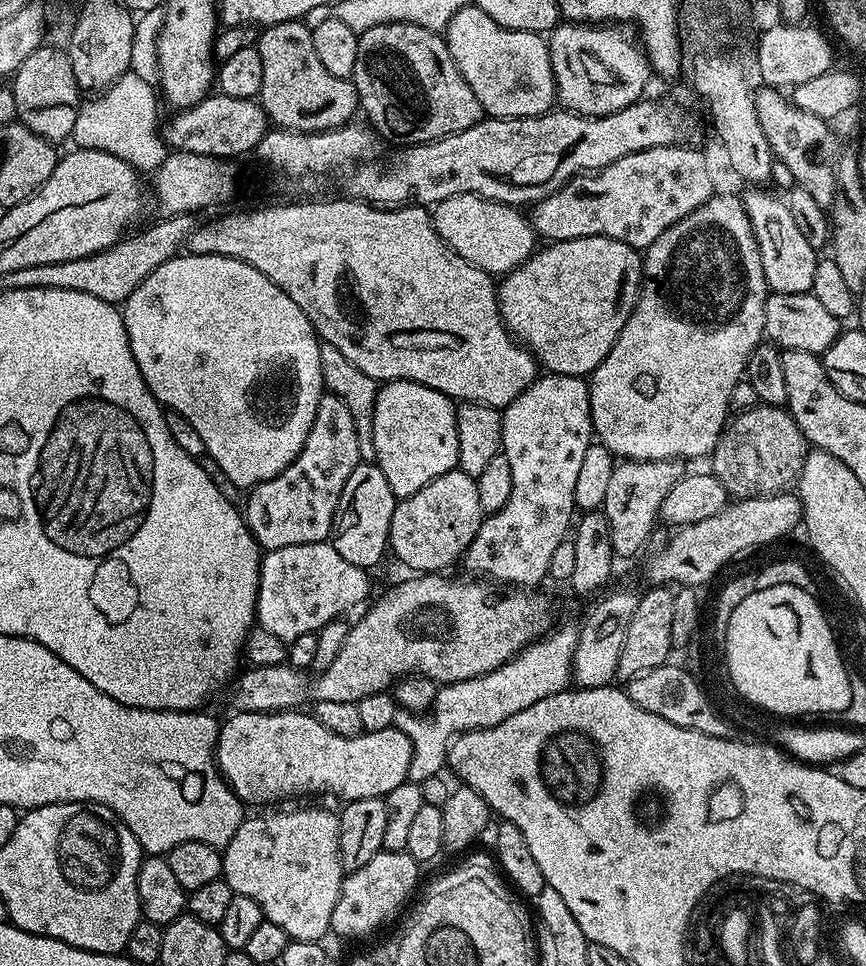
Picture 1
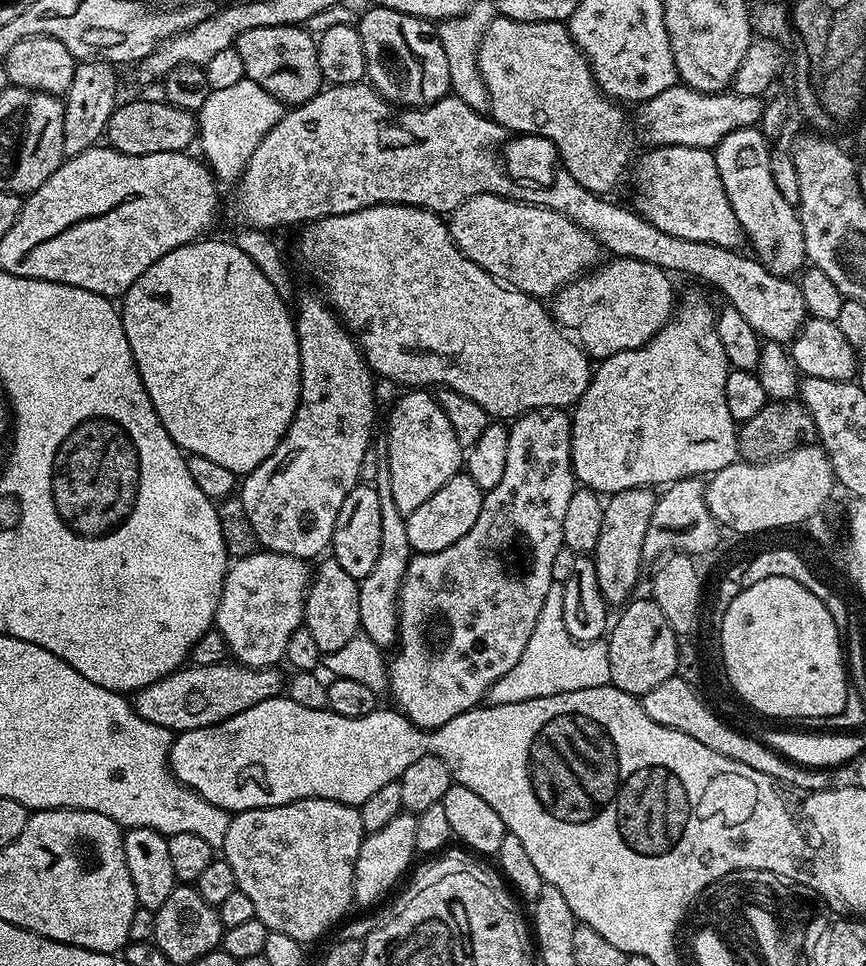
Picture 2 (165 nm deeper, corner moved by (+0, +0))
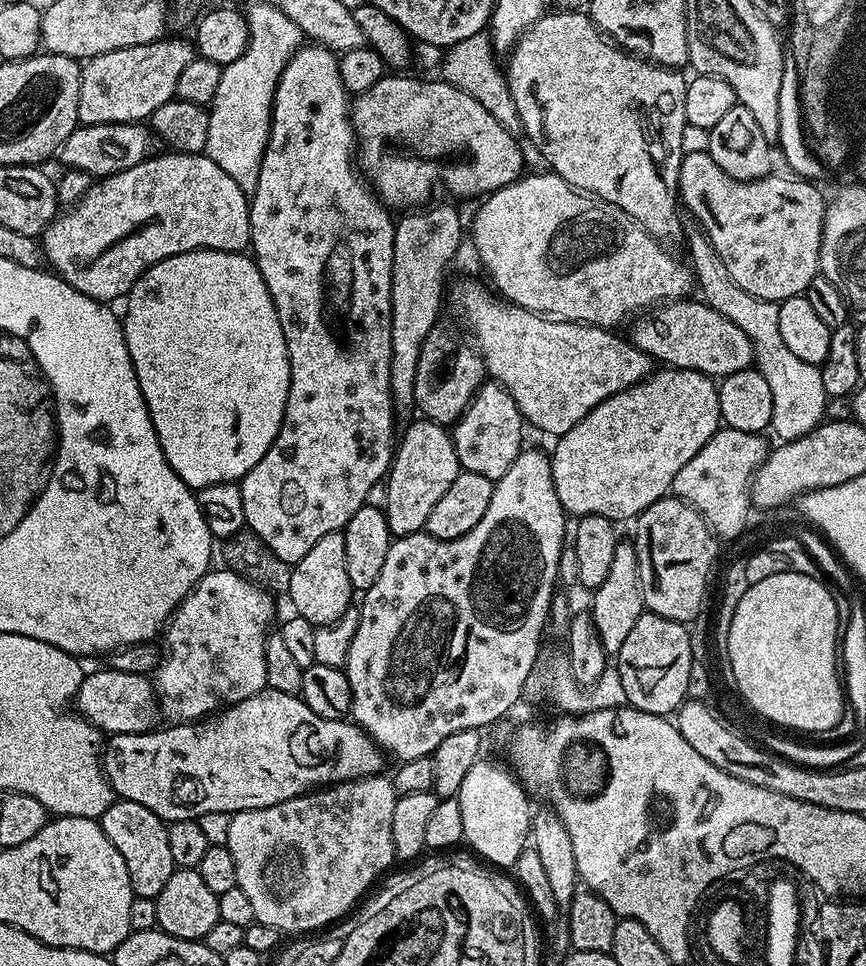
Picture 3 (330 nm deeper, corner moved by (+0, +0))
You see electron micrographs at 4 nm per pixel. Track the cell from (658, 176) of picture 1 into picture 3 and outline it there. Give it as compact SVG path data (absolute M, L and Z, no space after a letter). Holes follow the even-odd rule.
M688 150L680 163L678 196L686 212L688 207L691 219L707 232L714 250L718 250L718 258L722 258L726 270L730 270L730 278L734 278L742 290L754 294L754 298L779 302L807 293L810 282L819 273L826 196L815 188L817 185L811 179L776 175L769 174L757 180L739 180L726 174L726 170L722 170L722 166L718 166L718 162L714 162L706 150Z

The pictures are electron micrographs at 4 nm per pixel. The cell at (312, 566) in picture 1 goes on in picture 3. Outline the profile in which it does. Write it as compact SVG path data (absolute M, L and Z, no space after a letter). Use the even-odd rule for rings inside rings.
M209 570L194 585L166 625L168 653L161 655L154 673L154 687L163 697L162 712L165 717L169 716L169 721L199 722L221 711L222 705L237 704L268 687L266 642L270 635L268 627L272 624L272 600L263 588L227 570Z

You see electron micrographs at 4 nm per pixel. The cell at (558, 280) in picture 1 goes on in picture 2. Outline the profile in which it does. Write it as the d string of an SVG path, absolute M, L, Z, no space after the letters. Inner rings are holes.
M617 256L609 261L609 264L601 263L595 270L577 276L556 293L550 304L550 311L556 323L571 333L580 347L596 362L605 360L606 357L618 354L622 350L634 350L650 342L650 338L654 338L658 330L668 325L678 304L678 292L672 289L673 277L664 269L650 262L638 262L634 258L625 256Z

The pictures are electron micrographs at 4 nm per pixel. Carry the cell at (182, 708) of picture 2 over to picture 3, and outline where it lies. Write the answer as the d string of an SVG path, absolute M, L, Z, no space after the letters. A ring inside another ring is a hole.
M111 666L89 671L82 686L76 691L74 708L101 733L147 732L157 727L156 715L162 712L153 681L145 674L126 674Z

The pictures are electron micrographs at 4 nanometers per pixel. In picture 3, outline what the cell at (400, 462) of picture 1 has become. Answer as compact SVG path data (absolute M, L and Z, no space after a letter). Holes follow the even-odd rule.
M416 418L405 428L408 429L405 430L404 437L402 432L395 445L392 467L386 477L388 493L383 509L393 537L409 536L421 531L426 518L430 518L430 510L434 510L438 503L438 498L450 490L450 482L454 482L454 478L462 471L458 454L452 445L452 437L445 425Z

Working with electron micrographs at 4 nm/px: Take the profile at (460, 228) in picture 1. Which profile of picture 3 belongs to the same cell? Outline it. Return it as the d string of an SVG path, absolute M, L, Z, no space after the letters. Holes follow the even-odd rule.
M543 170L537 176L524 174L510 185L502 186L496 192L491 192L483 197L480 209L476 212L476 217L470 224L470 236L472 232L472 244L476 247L476 256L484 263L484 268L489 276L496 282L495 289L503 299L510 304L516 304L519 308L525 308L531 312L547 314L549 317L558 320L575 320L578 324L597 324L599 328L609 330L619 329L619 324L631 321L633 318L663 305L665 302L683 300L689 295L688 292L694 288L694 272L683 259L679 260L672 252L667 252L665 245L659 240L655 240L647 230L626 210L618 210L610 202L600 200L597 196L589 196L586 192L581 192L579 188L571 188L562 177L557 176L551 170Z

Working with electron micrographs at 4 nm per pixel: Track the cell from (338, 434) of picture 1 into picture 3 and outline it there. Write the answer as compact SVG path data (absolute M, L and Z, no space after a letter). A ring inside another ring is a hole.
M315 42L301 46L290 58L281 78L276 84L273 96L272 125L269 128L268 145L261 160L257 188L250 194L248 213L252 231L251 255L258 270L270 290L270 298L278 310L282 322L282 334L286 338L286 350L290 358L290 394L286 398L284 421L262 462L254 466L239 481L242 496L242 510L245 511L244 523L247 531L253 532L282 562L297 564L326 534L341 531L356 511L366 504L366 494L370 486L381 483L392 467L394 455L394 437L397 435L398 421L392 410L390 394L390 322L392 321L392 263L394 262L394 234L396 226L394 216L383 200L376 195L371 183L358 171L354 157L357 155L356 132L350 119L350 94L344 89L340 77L340 61L337 53Z

